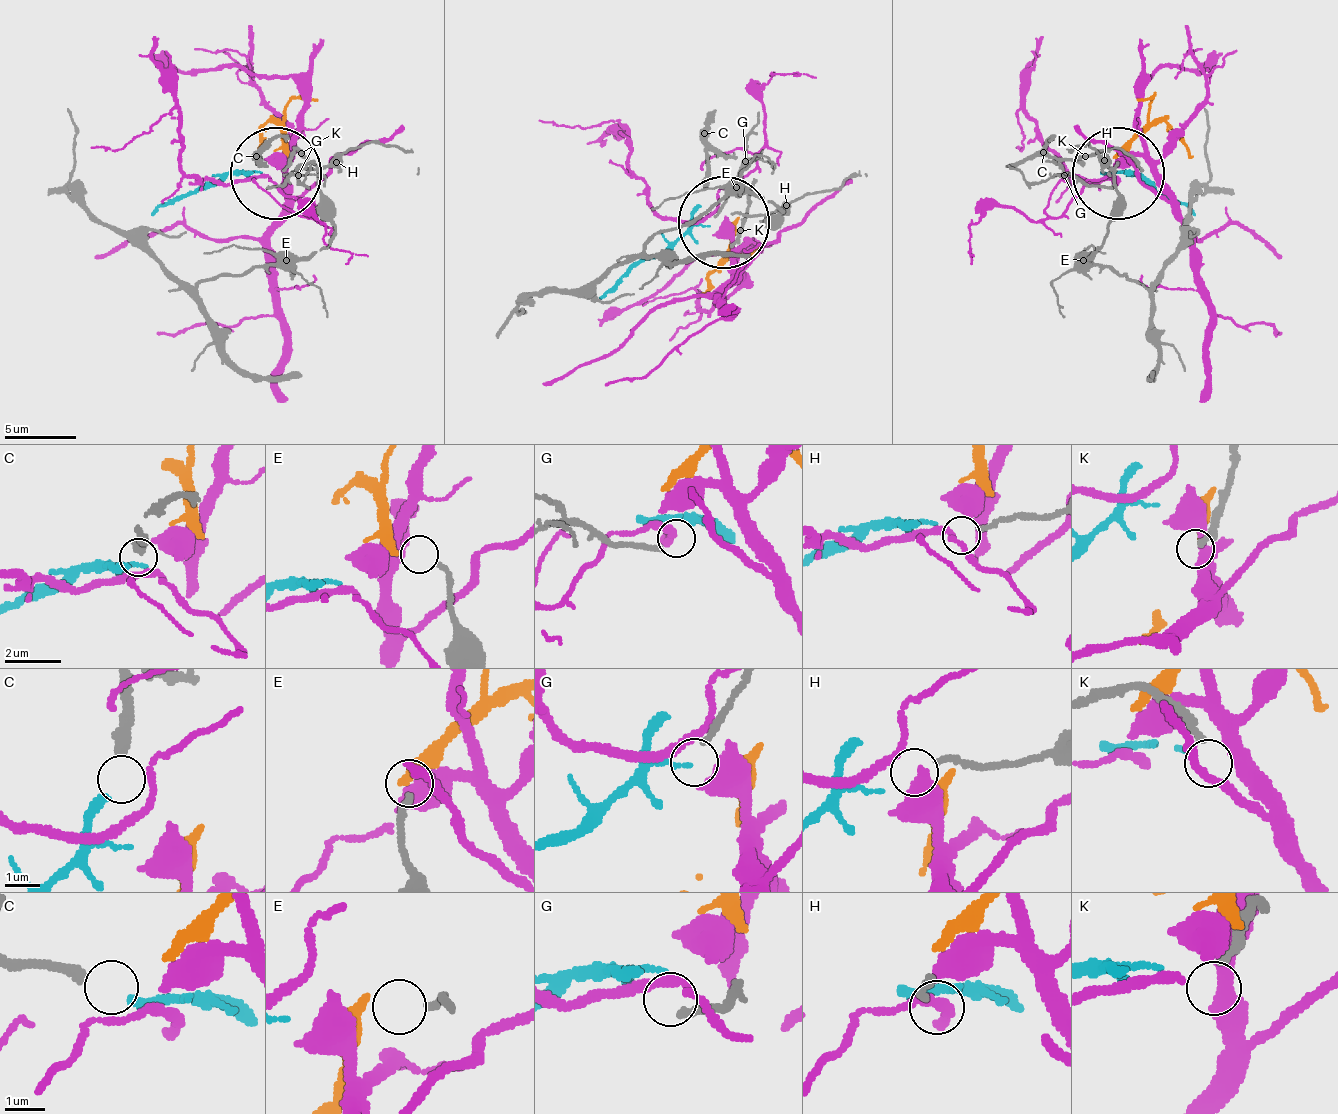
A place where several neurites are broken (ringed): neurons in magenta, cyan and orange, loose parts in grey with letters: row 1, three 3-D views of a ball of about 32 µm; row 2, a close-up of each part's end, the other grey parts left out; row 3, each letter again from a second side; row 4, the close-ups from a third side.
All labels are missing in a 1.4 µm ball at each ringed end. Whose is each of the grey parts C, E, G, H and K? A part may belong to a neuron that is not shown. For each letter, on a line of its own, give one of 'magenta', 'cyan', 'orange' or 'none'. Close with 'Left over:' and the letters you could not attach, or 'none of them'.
C: cyan
E: none
G: none
H: none
K: none
Left over: E, G, H, K

